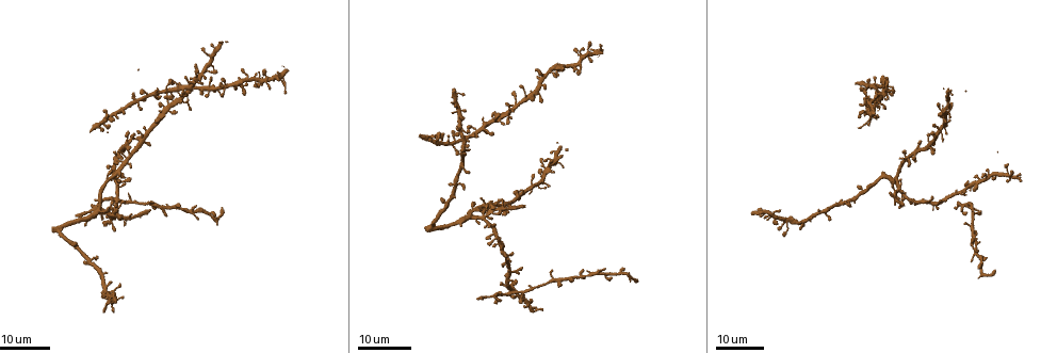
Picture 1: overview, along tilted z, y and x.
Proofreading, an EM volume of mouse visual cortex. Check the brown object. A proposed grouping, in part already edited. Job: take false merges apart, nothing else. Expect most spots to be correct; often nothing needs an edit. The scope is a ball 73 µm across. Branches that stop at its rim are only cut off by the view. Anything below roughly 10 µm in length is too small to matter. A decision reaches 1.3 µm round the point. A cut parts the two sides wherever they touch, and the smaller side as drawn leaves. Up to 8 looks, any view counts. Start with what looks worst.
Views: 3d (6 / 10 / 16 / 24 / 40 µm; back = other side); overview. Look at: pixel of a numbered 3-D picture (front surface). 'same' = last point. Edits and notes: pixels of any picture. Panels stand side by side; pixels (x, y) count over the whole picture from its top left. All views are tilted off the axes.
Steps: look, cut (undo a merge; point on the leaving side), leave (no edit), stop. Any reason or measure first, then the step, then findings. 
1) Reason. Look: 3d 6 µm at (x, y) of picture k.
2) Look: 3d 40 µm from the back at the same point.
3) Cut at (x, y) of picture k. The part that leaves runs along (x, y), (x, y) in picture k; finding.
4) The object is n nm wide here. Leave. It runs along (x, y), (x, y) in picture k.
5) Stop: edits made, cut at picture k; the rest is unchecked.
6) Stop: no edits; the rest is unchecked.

Looks like a crossing. Look: 3d 16 µm at (180, 87) of picture 1.

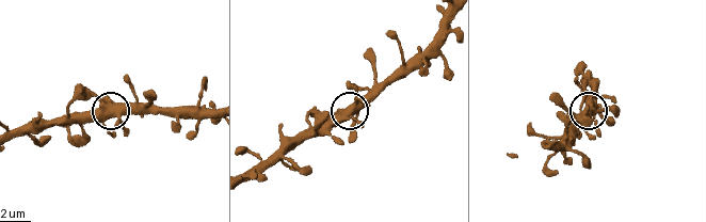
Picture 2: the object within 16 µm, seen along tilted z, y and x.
Look: 3d 10 µm at (346, 109) of picture 2.

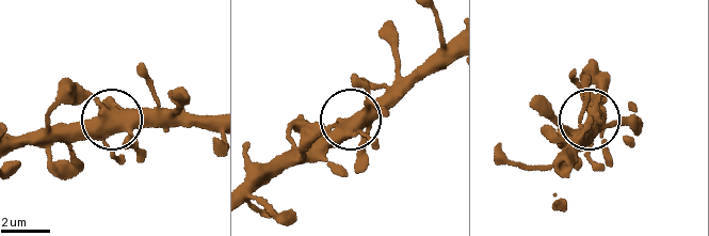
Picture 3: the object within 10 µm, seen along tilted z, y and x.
Leave. One neuron here.

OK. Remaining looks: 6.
Four or more arms meet. Look: 3d 24 µm at (512, 272) of picture 1.

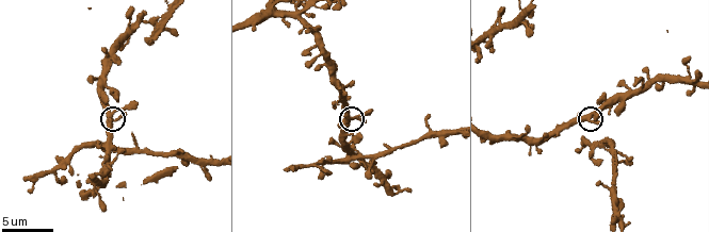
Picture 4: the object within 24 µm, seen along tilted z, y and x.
Look: 3d 6 µm at (353, 118) of picture 4.

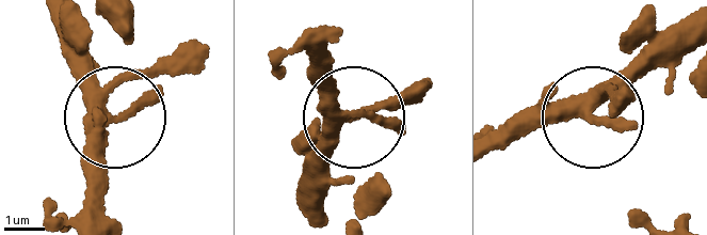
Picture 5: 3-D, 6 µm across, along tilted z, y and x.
The object is 310 nm wide here. Leave. It runs along (493, 150), (593, 113), (655, 38) in picture 5; all the same neuron.

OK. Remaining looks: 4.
A fork. Look: 3d 16 µm at (138, 149) of picture 4.

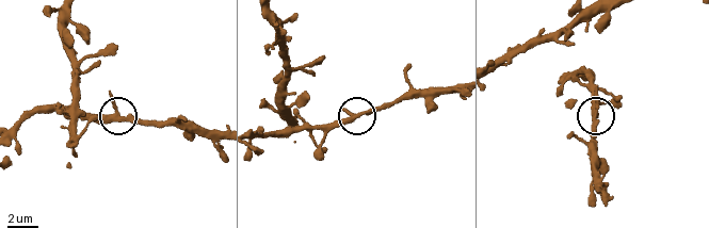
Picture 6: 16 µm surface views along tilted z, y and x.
3 arms meet here. Leave. One neuron here.

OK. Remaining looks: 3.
Four arms meet. Look: 3d 16 µm at (110, 213) of picture 1.

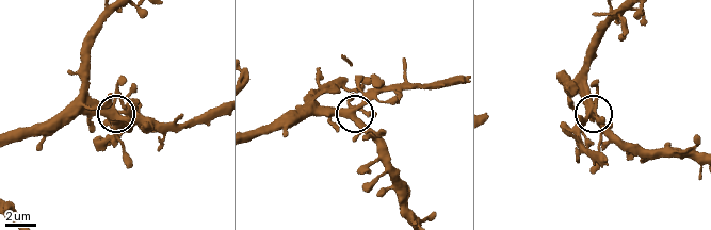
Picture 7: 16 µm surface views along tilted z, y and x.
Look: 3d 10 µm at (355, 111) of picture 7.

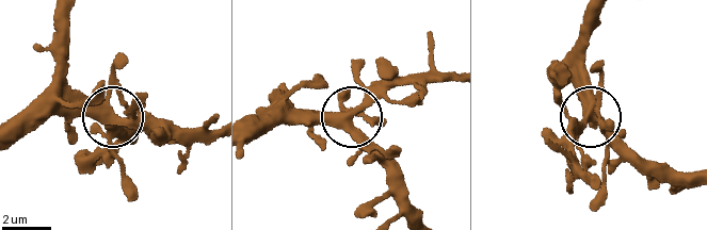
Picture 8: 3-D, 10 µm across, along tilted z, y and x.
Leave. It runs along (69, 19), (69, 85), (117, 117), (169, 130) in picture 8; one neuron here.

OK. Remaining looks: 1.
Stop: no edits; the rest is unchecked.

